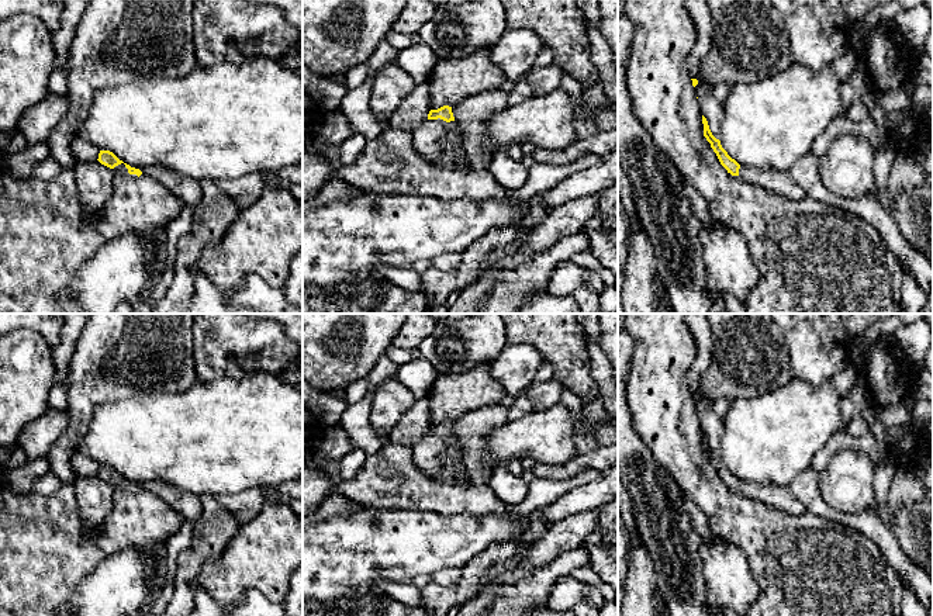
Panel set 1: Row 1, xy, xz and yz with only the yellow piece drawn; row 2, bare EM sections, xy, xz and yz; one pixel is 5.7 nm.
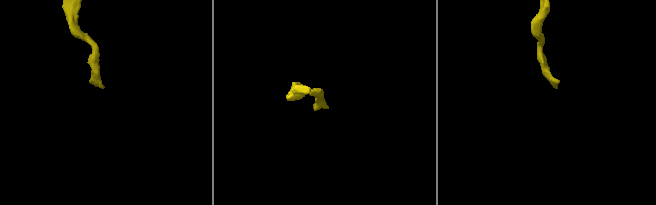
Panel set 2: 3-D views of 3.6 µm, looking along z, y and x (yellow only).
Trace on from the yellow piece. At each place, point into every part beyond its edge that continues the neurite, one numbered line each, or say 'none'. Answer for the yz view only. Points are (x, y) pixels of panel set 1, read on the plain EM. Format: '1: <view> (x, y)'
1: yz (781, 498)

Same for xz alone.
1: xz (427, 453)

